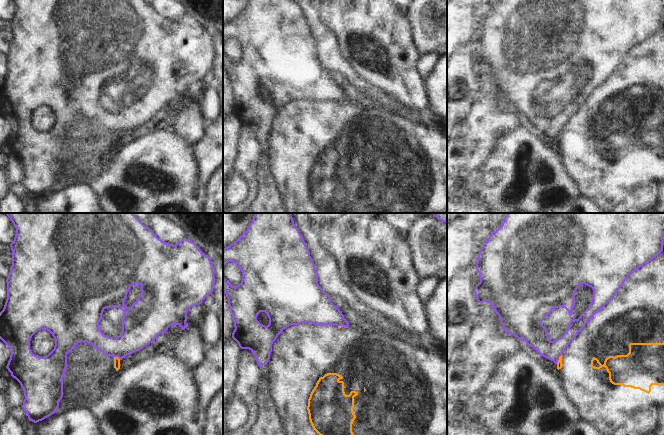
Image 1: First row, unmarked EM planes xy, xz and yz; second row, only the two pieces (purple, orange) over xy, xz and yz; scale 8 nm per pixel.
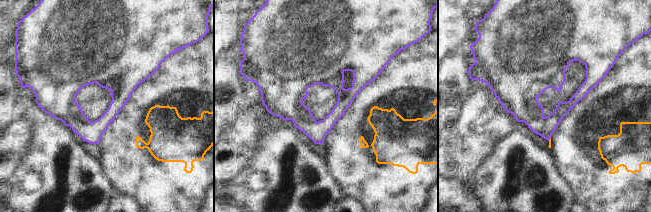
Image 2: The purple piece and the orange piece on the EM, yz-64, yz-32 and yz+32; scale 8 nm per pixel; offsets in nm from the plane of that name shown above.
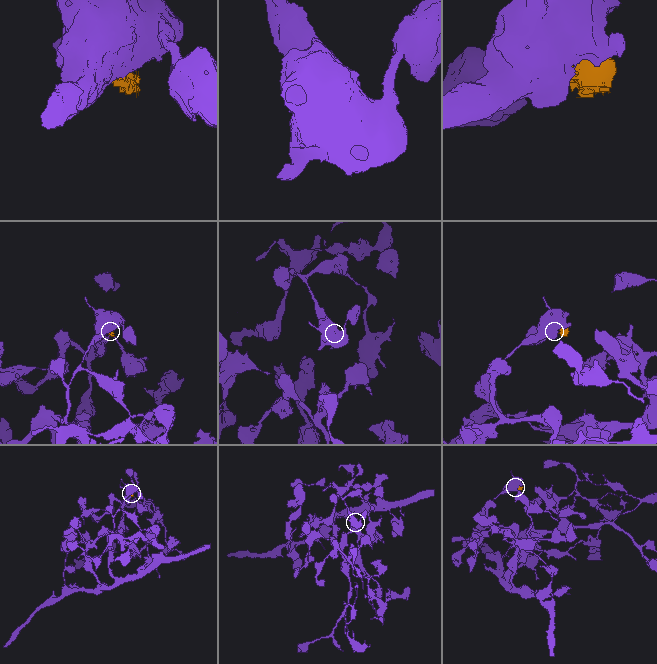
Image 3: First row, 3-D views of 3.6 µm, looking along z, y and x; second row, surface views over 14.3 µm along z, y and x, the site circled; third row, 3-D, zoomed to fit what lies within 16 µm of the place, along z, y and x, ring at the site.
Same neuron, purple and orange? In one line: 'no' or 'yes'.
no

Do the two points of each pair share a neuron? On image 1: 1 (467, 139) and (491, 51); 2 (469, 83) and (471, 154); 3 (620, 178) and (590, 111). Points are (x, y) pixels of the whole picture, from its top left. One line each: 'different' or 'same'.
1: different
2: different
3: same

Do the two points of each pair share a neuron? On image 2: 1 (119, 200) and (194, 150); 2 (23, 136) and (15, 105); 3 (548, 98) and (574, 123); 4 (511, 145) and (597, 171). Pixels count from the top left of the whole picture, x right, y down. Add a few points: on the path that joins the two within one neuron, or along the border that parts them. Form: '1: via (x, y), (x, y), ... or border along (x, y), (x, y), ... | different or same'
1: border along (118, 193), (129, 195), (136, 201) | different
2: border along (18, 112), (31, 124), (31, 132) | different
3: border along (583, 98), (563, 117), (552, 133) | different
4: border along (548, 146), (554, 159), (554, 165), (564, 179) | different

